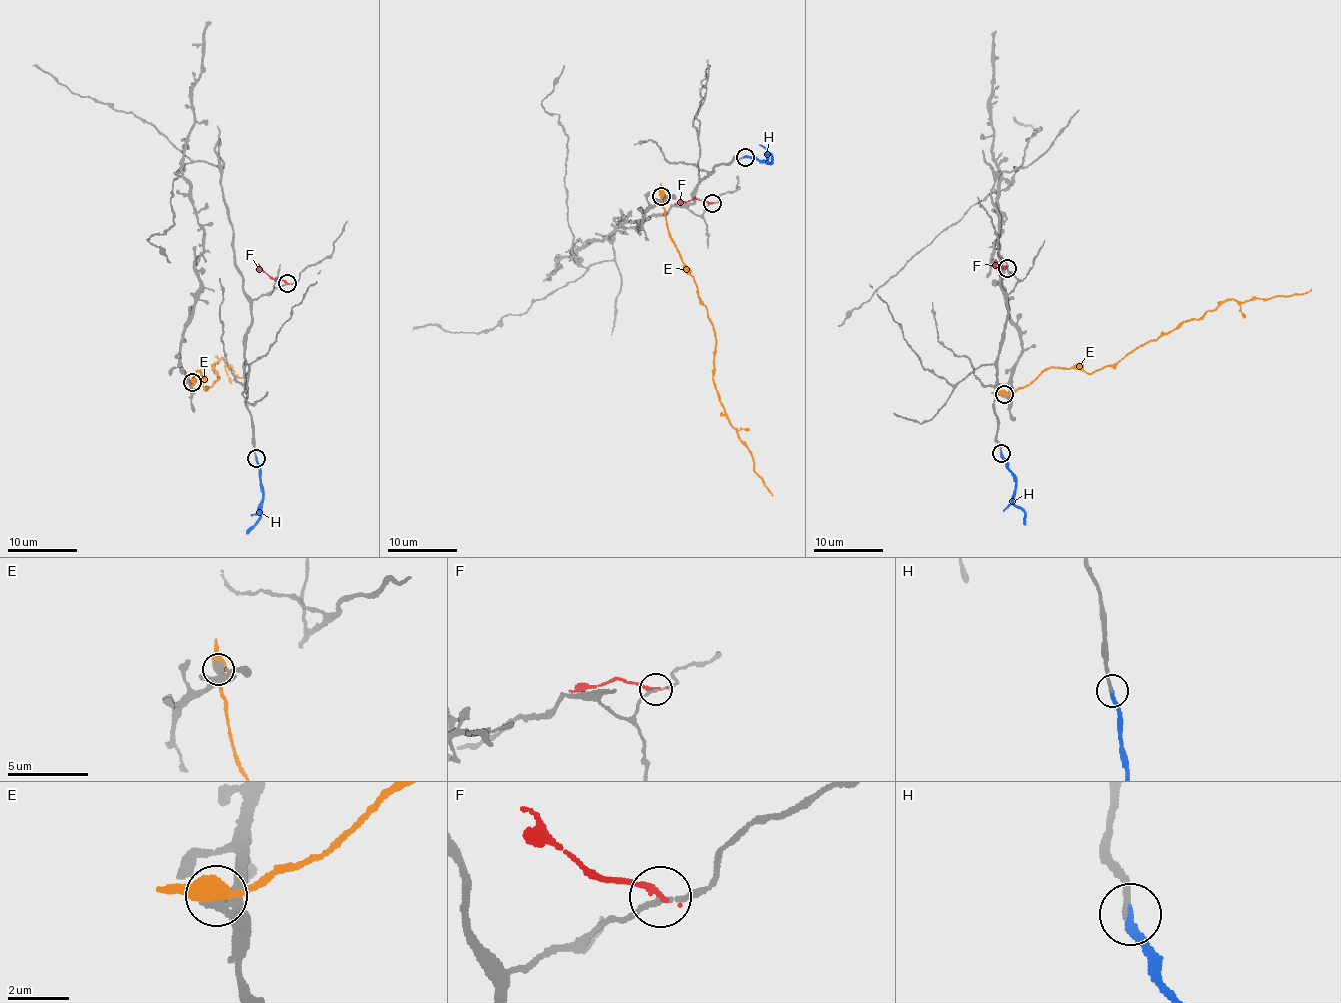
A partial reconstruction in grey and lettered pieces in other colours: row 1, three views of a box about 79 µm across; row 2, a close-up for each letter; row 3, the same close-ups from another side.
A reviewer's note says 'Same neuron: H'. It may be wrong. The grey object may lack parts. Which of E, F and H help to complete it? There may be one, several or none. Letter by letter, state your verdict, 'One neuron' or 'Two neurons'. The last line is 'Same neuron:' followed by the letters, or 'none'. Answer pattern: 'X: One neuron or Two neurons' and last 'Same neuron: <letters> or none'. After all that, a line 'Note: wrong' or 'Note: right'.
E: Two neurons
F: Two neurons
H: One neuron
Same neuron: H
Note: right

